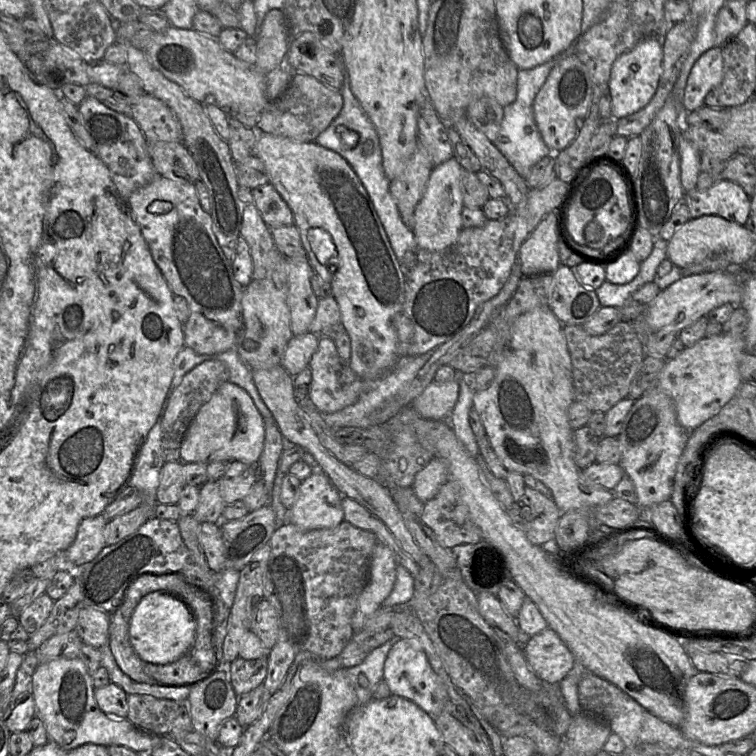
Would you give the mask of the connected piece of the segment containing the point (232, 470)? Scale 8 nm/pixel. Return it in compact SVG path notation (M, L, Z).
M241 461L229 462L225 473L218 480L220 494L225 504L244 500L257 480L258 474L254 466Z

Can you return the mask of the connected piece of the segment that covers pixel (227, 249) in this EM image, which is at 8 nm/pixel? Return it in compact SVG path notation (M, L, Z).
M118 39L117 42L122 43L127 51L125 69L139 77L144 93L162 100L179 120L182 128L181 142L194 159L199 171L199 180L206 185L212 199L209 213L213 221L214 234L227 258L233 260L236 254L237 242L240 238L245 203L239 196L240 184L228 140L223 140L216 133L204 111L203 104L191 98L179 85L168 80L157 71L150 64L143 50L122 39Z

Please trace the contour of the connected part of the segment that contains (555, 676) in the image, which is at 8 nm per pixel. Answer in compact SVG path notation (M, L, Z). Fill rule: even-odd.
M549 628L528 637L521 648L530 669L546 684L559 684L577 665L569 648Z

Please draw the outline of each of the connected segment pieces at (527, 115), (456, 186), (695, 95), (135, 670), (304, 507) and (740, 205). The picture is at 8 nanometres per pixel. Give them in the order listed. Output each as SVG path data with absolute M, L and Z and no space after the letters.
M572 48L559 54L558 56L555 56L553 59L542 65L531 69L519 70L517 76L516 98L513 102L504 107L501 126L493 144L523 179L528 177L532 167L542 158L555 154L554 152L551 152L545 144L538 130L534 119L533 103L537 93L545 83L551 70L559 61L570 53L573 53Z
M454 158L432 168L425 192L414 211L412 232L421 250L428 253L441 251L455 242L463 229L461 212L464 205L460 189L462 174L462 166Z
M722 47L704 52L691 69L682 94L682 106L688 113L705 105L706 95L718 86L724 76Z
M125 594L122 605L111 614L109 645L113 657L123 673L136 682L156 684L144 670L144 663L147 662L140 659L129 640L130 620L140 596Z
M320 470L301 481L289 521L304 531L334 528L344 522L342 496Z
M721 180L705 190L692 190L684 198L691 218L717 215L744 225L750 212L750 196L740 185Z

